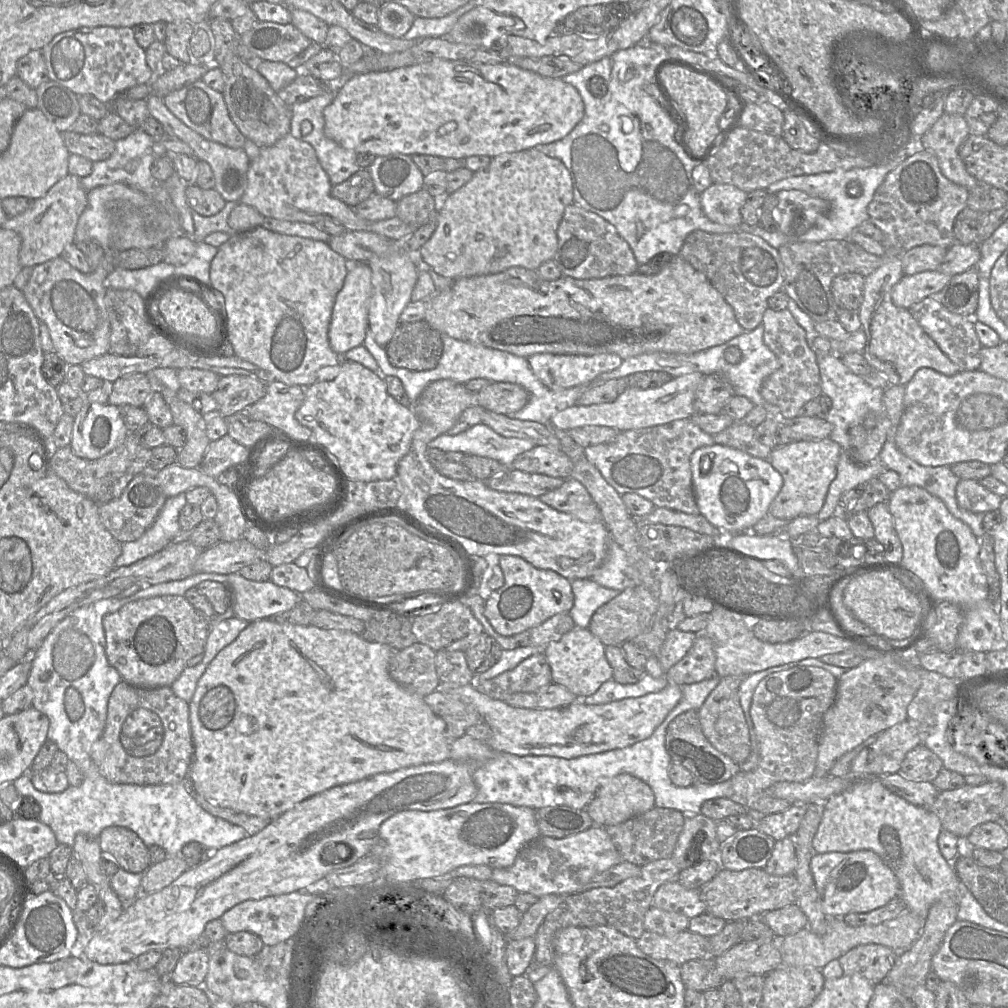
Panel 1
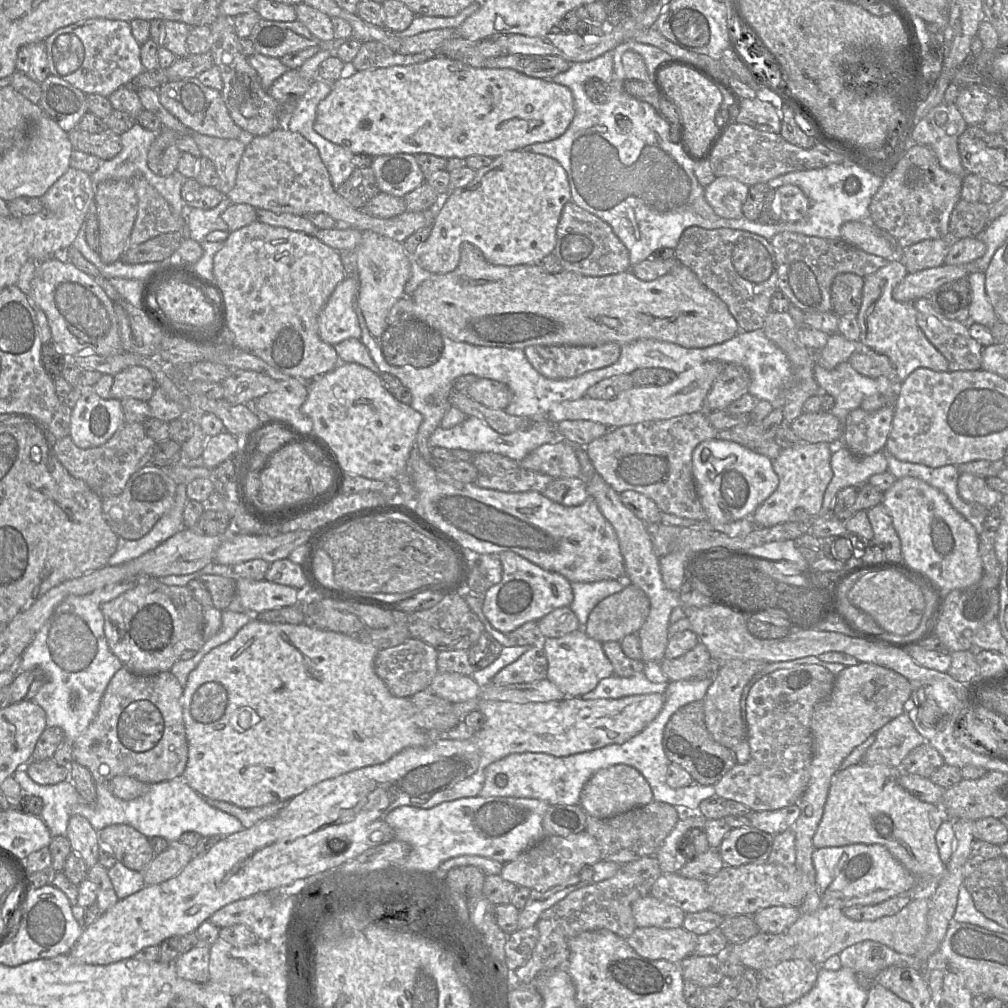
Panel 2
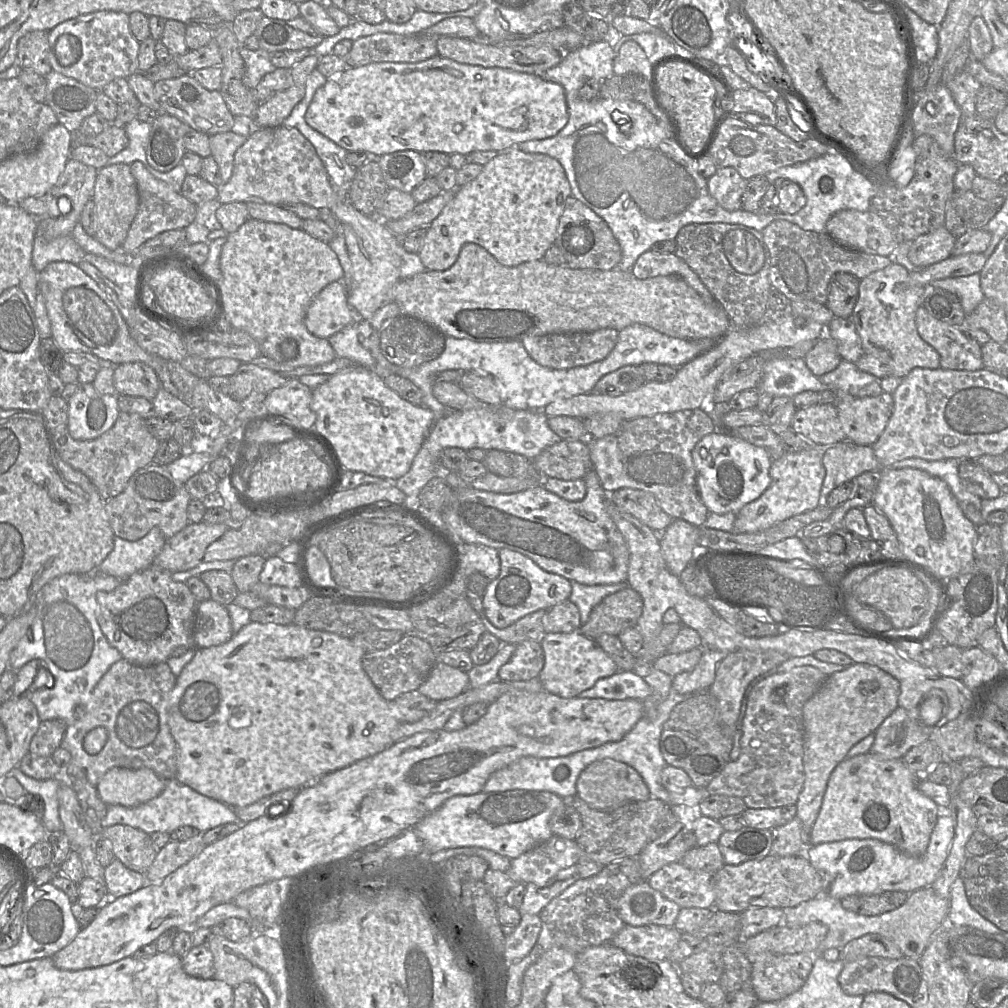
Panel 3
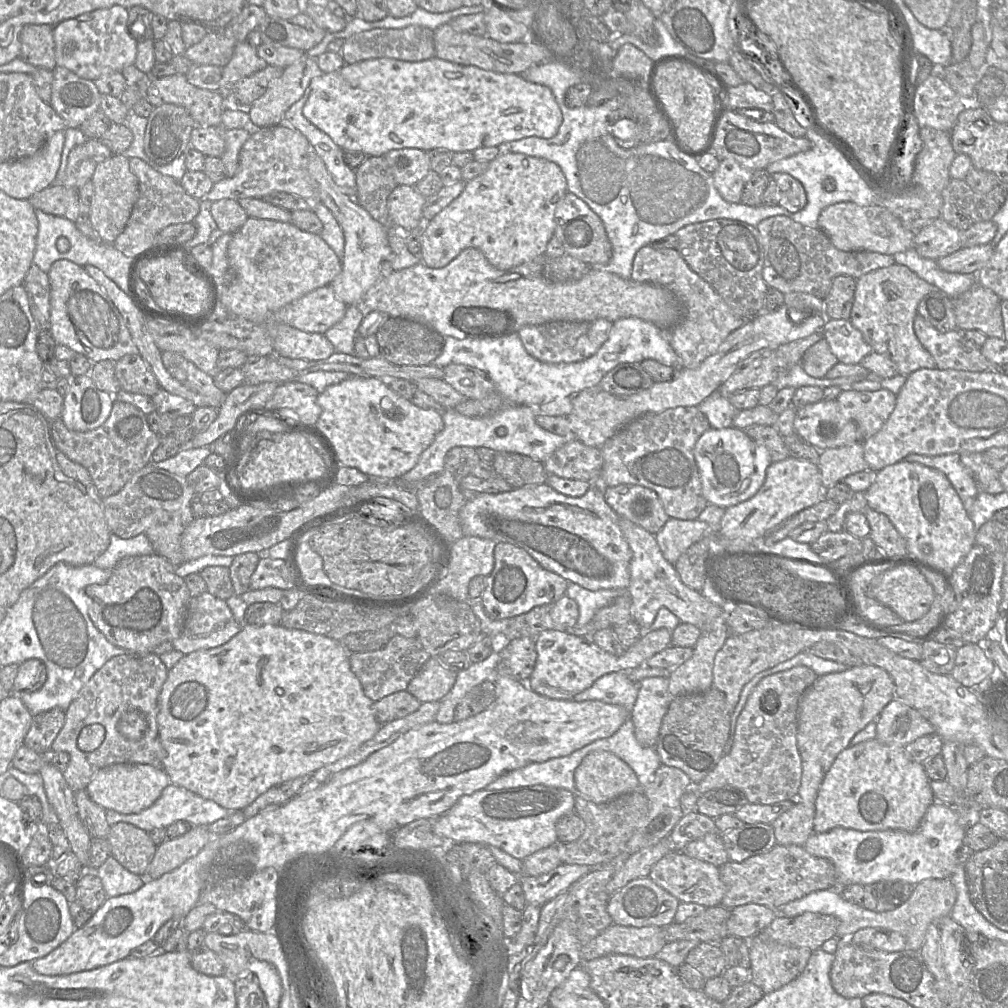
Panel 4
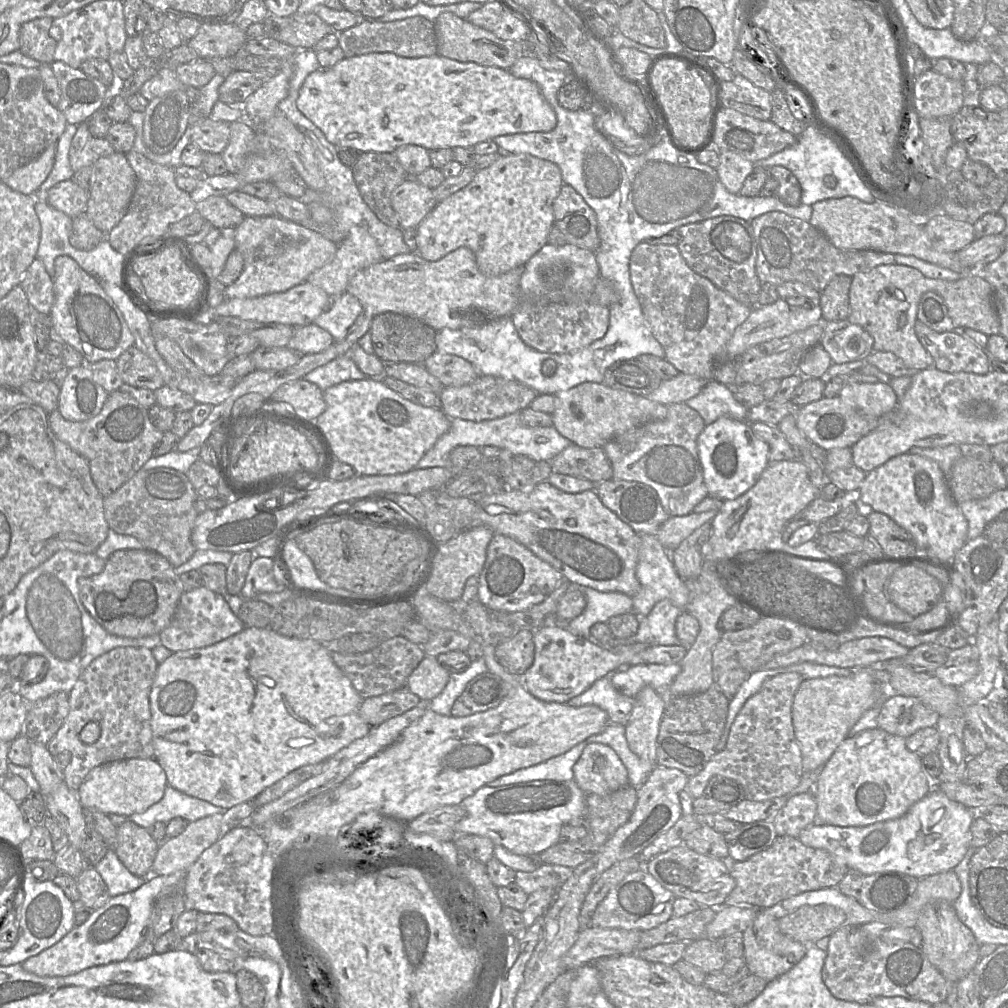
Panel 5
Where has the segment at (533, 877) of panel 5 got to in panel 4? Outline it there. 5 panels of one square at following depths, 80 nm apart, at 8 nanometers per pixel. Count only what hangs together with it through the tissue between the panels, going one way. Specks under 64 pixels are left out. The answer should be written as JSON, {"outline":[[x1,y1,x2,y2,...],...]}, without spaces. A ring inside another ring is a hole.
{"outline":[[561,864,540,876,521,874,518,882,523,888,527,904,543,906,591,870,592,867,587,865]]}

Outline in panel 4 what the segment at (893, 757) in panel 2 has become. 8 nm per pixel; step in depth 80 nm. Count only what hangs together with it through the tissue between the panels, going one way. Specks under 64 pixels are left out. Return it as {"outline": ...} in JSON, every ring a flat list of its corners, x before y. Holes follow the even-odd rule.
{"outline":[[895,698,876,719,876,739,888,745,905,747,916,739,934,733,933,725,915,708]]}

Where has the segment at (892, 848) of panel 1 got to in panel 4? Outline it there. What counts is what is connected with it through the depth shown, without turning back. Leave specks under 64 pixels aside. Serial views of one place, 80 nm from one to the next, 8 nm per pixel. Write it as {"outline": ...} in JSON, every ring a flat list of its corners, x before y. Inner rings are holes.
{"outline":[[876,738,850,745,837,755,823,778,815,801,813,830,823,833,841,827,858,831,915,832,929,806,936,801,930,782,924,764,910,760,903,746,883,744]]}

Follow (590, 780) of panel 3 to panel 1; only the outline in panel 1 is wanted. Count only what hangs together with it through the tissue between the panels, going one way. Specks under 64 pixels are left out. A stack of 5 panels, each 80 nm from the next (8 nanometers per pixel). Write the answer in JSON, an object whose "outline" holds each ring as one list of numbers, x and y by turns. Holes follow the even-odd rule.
{"outline":[[627,773,606,778,586,810,595,825,612,826,643,814,655,807,651,787]]}

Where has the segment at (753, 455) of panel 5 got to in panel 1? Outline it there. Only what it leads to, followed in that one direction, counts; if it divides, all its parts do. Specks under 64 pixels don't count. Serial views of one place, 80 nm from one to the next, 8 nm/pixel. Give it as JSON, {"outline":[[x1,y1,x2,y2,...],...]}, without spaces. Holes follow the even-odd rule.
{"outline":[[714,444,700,447,692,453,690,460,693,490,700,514,726,535,751,532,752,527,768,514,771,503,783,486,782,476,774,469,769,459,756,458,728,446],[707,457,711,459,711,468,703,474,701,463]]}

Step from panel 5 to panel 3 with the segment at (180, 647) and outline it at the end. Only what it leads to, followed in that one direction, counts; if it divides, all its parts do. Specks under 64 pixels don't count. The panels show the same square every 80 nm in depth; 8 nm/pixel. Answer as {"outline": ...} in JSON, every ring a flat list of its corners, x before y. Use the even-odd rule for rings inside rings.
{"outline":[[211,598,199,602,193,632,194,648,208,648,226,643,234,635,225,606]]}

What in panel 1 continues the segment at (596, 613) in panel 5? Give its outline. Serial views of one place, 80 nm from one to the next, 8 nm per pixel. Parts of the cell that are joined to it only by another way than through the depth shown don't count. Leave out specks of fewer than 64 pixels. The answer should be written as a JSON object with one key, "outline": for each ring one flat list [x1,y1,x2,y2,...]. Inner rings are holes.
{"outline":[[575,579,571,581,574,604,569,614,575,626,588,628,595,611,606,604,620,591,603,587,592,579]]}

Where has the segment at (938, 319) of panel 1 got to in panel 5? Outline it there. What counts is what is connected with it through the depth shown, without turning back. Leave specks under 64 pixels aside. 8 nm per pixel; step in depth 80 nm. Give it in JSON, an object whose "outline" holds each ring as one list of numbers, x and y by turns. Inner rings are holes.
{"outline":[[916,321,915,334,932,356,934,367,942,372,987,374,991,369,988,354,969,337,952,331,938,333]]}

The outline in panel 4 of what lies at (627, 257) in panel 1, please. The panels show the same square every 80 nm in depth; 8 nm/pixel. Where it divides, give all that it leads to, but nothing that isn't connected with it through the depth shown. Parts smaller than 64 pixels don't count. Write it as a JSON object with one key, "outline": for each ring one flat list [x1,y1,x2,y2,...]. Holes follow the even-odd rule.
{"outline":[[567,192,555,210,555,233,565,253,591,267,603,267,612,257,612,244,600,217,578,196]]}

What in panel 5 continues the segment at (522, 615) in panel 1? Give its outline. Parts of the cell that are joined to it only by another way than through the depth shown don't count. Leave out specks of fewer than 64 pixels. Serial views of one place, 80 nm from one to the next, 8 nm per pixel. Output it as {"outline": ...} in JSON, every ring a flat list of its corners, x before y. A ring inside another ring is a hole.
{"outline":[[494,534,487,547,484,566,478,575,476,599,495,611,525,611,545,600,563,578,559,571,518,541]]}

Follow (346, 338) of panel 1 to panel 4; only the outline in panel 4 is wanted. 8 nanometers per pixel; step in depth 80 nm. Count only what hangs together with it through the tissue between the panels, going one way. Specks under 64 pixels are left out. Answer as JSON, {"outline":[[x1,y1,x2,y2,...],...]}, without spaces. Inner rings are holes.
{"outline":[[317,288,273,314,275,323,282,323,310,333,325,334,345,315,347,305,339,300,333,288]]}

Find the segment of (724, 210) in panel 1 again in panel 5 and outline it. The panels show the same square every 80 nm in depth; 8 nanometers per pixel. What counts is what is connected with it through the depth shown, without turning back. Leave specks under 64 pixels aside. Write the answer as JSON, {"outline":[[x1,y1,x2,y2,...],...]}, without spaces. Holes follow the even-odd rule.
{"outline":[[720,151,720,163,716,171,720,181,730,193,740,193,745,179,753,169,753,162,732,151]]}

